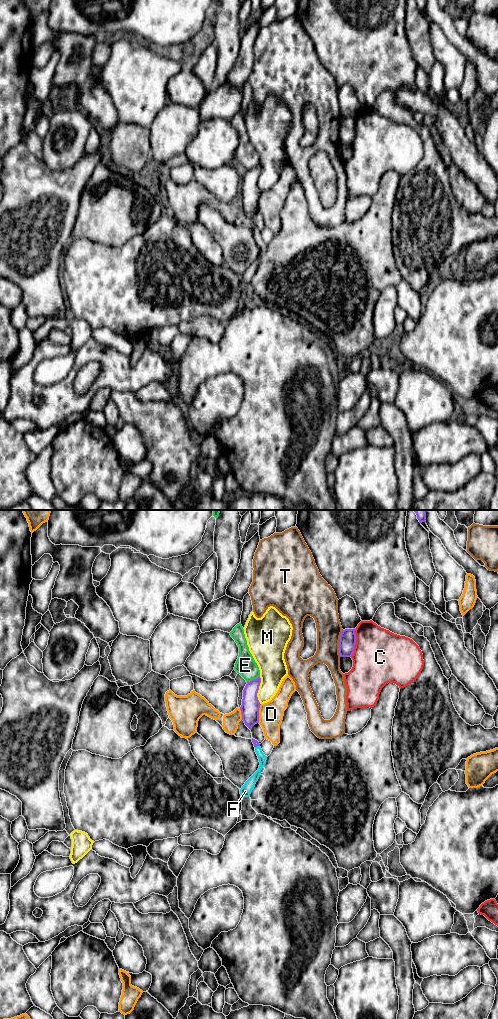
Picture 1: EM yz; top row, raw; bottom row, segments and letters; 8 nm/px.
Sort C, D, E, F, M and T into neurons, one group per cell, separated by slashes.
C / D / E / F / M / T

